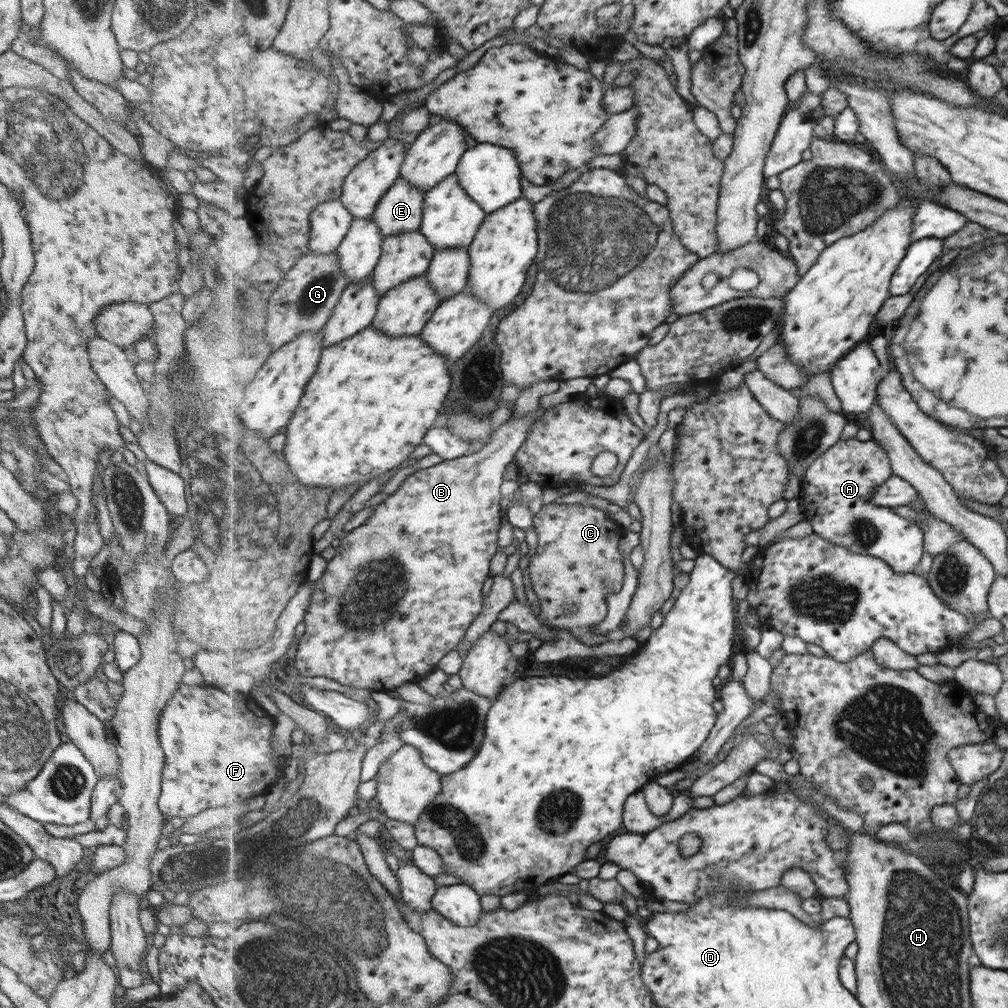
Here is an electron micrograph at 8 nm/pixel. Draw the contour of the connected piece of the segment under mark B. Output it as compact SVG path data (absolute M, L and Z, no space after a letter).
M540 406L537 410L523 418L517 417L504 422L496 429L491 439L485 443L482 450L477 450L471 455L462 455L459 458L443 460L432 467L421 469L401 483L399 488L382 502L379 503L371 516L359 527L348 532L341 540L338 551L327 567L321 578L313 582L314 592L312 601L306 612L304 622L306 630L298 644L297 654L294 659L295 668L302 677L326 677L333 679L347 687L360 688L370 691L393 691L403 686L405 683L418 682L425 678L425 675L437 669L437 664L441 658L445 658L459 646L459 643L467 636L467 630L474 624L474 620L482 614L485 599L483 598L483 582L489 582L489 566L491 558L497 554L497 540L499 540L499 530L501 530L501 484L507 472L507 466L515 462L519 449L527 441L530 430L534 424L545 416L548 407Z

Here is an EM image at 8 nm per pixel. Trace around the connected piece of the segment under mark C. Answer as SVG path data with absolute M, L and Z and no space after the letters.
M581 502L546 504L535 514L534 526L539 544L537 552L529 554L528 572L540 601L542 620L557 629L581 630L577 636L583 644L606 643L606 634L595 634L587 628L607 618L610 611L608 590L618 593L626 583L627 566L623 554L619 554L619 540L625 530L617 526L606 511Z

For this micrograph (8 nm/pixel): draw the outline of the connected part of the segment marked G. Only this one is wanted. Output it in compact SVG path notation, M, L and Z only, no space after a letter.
M337 252L328 255L312 253L303 255L294 267L284 276L279 288L272 290L269 297L267 340L272 344L272 352L290 343L296 336L307 331L321 331L334 314L348 278L340 265Z

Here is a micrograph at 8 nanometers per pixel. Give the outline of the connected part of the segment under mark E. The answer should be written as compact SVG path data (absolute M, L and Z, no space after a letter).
M399 178L395 186L379 201L374 213L375 224L383 236L420 231L424 221L426 192Z

